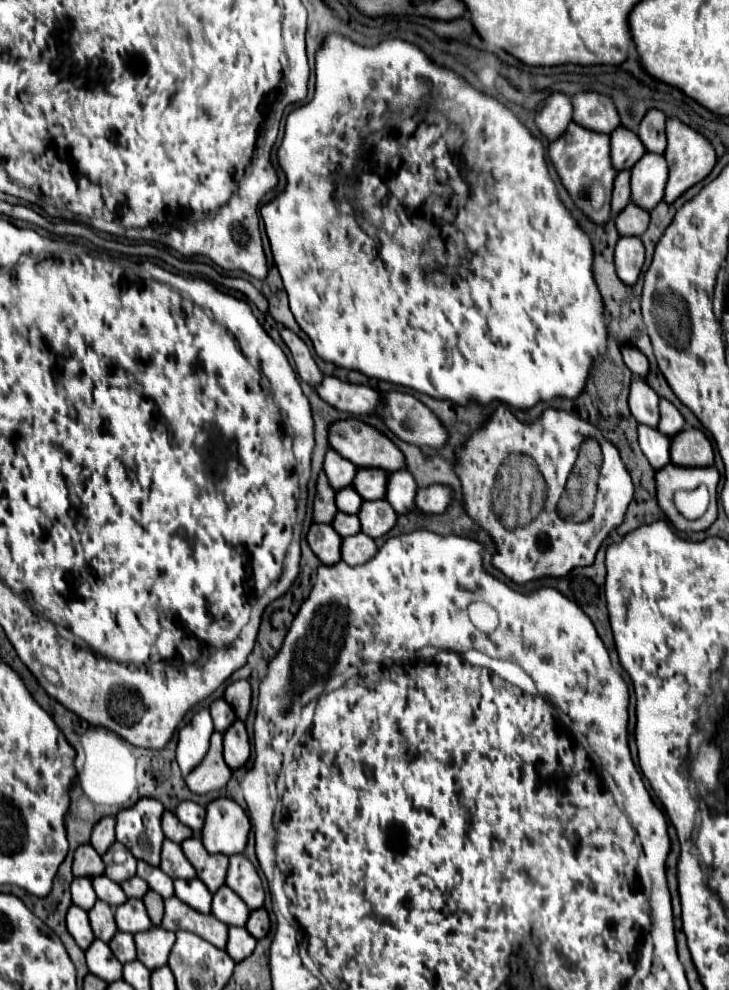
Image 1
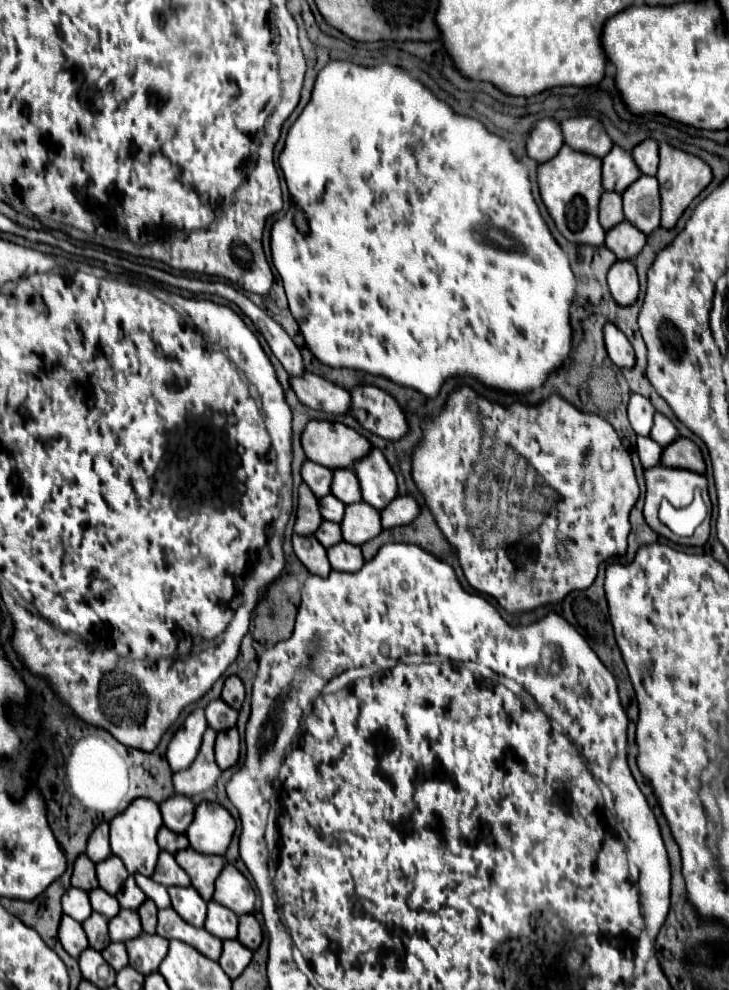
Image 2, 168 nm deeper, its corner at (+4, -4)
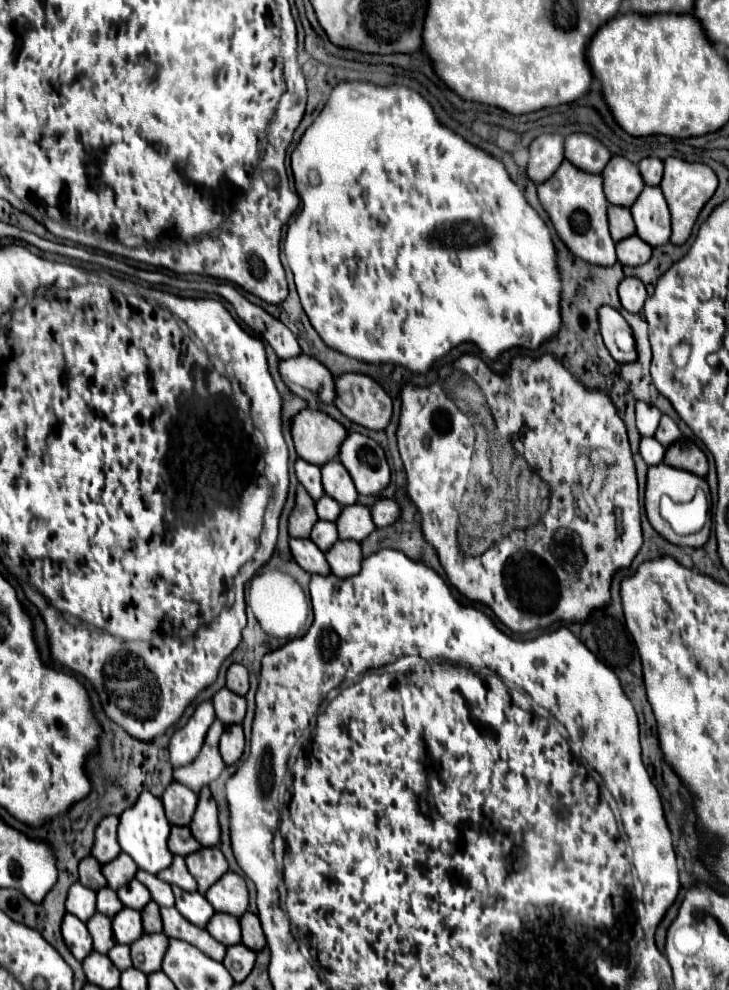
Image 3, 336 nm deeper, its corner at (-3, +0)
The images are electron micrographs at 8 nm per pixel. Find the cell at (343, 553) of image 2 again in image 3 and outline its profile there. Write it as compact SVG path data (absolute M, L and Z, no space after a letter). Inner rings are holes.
M338 540L328 552L326 552L326 560L332 568L332 574L346 578L346 576L354 576L356 572L360 572L360 564L362 564L362 548L356 540Z

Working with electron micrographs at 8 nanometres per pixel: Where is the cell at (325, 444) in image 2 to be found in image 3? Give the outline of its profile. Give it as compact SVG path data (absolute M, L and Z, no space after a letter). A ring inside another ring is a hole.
M306 408L292 420L292 438L298 456L316 466L324 466L338 456L344 436L348 436L348 430L318 410Z

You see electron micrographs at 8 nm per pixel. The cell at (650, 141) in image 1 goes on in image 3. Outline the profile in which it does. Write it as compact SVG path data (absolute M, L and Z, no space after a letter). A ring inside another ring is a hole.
M652 156L644 158L644 160L640 160L638 168L640 168L640 174L642 174L646 184L650 184L650 186L660 184L662 170L664 170L664 162L660 158L652 158Z

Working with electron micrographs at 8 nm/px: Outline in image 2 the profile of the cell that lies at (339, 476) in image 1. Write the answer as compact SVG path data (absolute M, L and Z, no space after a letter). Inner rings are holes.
M305 460L301 466L301 478L317 498L323 498L329 494L329 480L333 478L329 468L321 468L319 464Z

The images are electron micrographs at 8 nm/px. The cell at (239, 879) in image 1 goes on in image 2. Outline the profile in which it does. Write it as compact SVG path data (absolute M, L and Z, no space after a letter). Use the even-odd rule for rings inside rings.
M227 864L215 882L213 900L241 916L253 912L255 892L249 880L233 864Z

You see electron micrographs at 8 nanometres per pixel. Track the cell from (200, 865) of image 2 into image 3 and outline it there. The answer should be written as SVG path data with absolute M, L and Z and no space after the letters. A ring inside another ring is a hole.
M200 848L198 852L190 854L186 858L186 866L190 870L190 874L196 878L198 882L198 892L206 894L210 886L214 886L222 874L228 872L228 862L224 858L224 854L220 852L220 848Z

